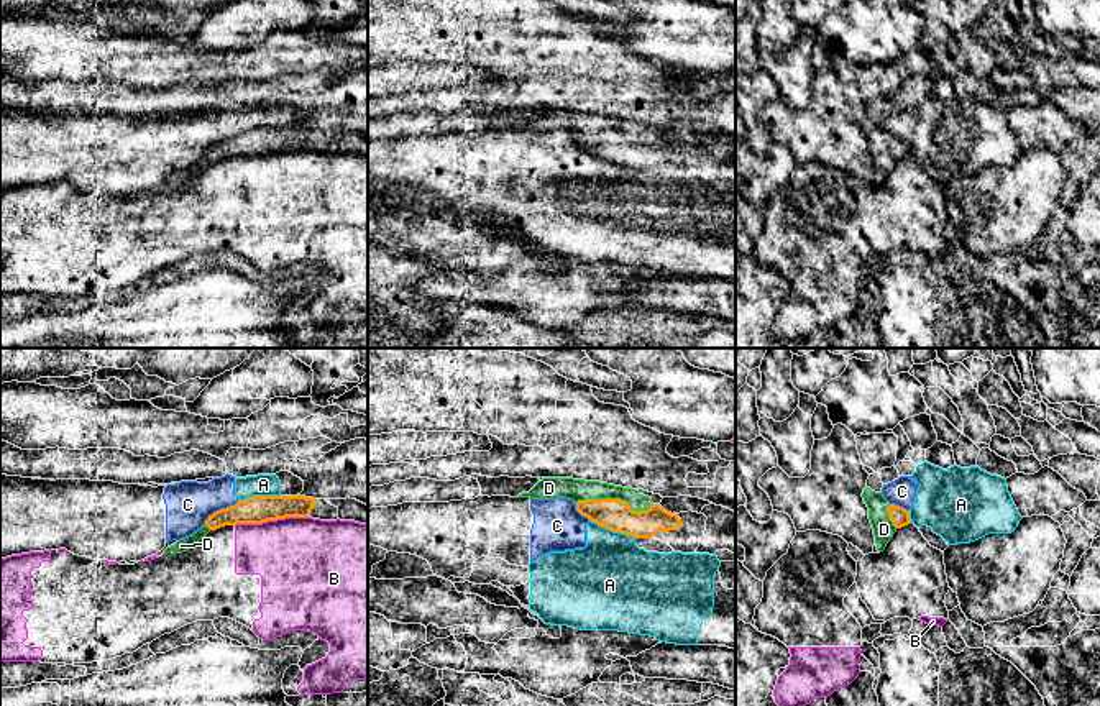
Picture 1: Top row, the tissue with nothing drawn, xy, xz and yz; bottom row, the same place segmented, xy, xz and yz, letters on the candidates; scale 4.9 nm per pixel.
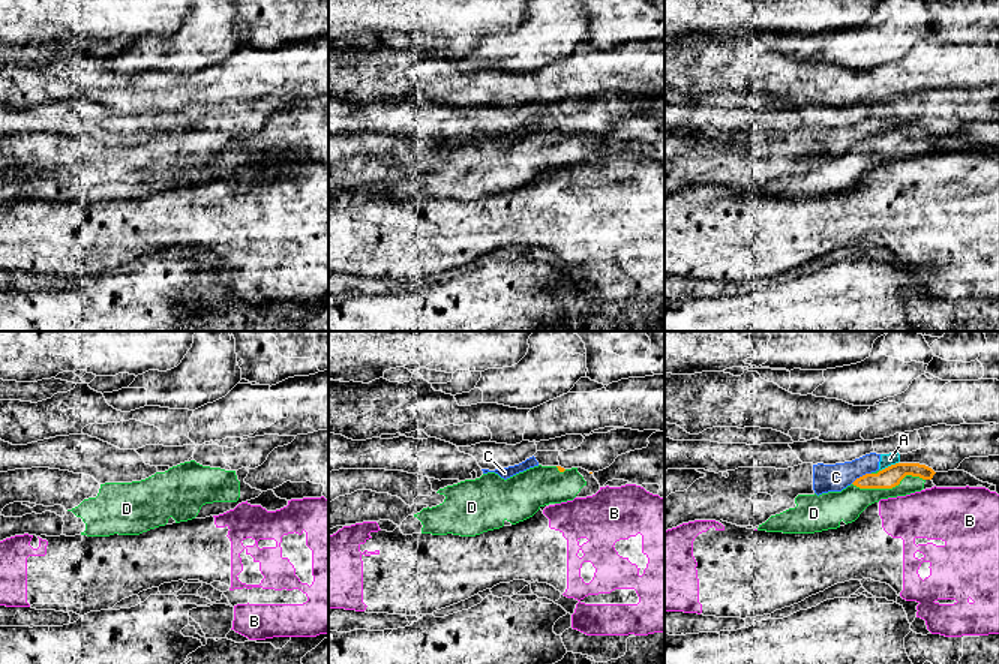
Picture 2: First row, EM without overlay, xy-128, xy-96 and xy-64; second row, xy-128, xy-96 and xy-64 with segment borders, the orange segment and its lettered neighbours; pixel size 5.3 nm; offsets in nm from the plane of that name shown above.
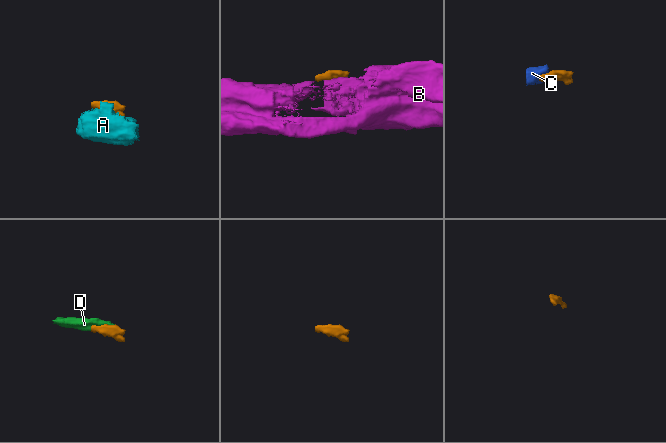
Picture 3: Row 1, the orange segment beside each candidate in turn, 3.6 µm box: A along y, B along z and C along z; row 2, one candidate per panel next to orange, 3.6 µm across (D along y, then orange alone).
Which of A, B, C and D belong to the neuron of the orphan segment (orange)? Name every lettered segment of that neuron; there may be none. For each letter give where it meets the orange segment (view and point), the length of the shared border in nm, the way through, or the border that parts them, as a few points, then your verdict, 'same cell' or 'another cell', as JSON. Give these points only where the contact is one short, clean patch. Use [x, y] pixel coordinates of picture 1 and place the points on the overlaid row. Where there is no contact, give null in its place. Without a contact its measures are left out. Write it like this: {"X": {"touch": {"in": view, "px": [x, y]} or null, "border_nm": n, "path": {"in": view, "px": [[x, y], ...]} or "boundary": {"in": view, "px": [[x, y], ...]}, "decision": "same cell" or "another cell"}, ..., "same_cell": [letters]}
{"A": {"touch": {"in": "xz", "px": [613, 531]}, "border_nm": 240, "boundary": {"in": "xz", "px": [[590, 519], [636, 537]]}, "decision": "another cell"}, "B": {"touch": {"in": "xy", "px": [271, 519]}, "border_nm": 360, "boundary": {"in": "xy", "px": [[307, 516], [286, 516], [261, 522], [238, 522], [235, 526]]}, "decision": "another cell"}, "C": {"touch": {"in": "xy", "px": [220, 509]}, "border_nm": 220, "boundary": {"in": "xy", "px": [[238, 499], [217, 509], [204, 524]]}, "decision": "another cell"}, "D": {"touch": {"in": "xz", "px": [614, 499]}, "border_nm": 380, "path": {"in": "xz", "px": [[614, 514], [614, 499], [593, 499], [577, 490]]}, "decision": "same cell"}, "same_cell": ["D"]}

